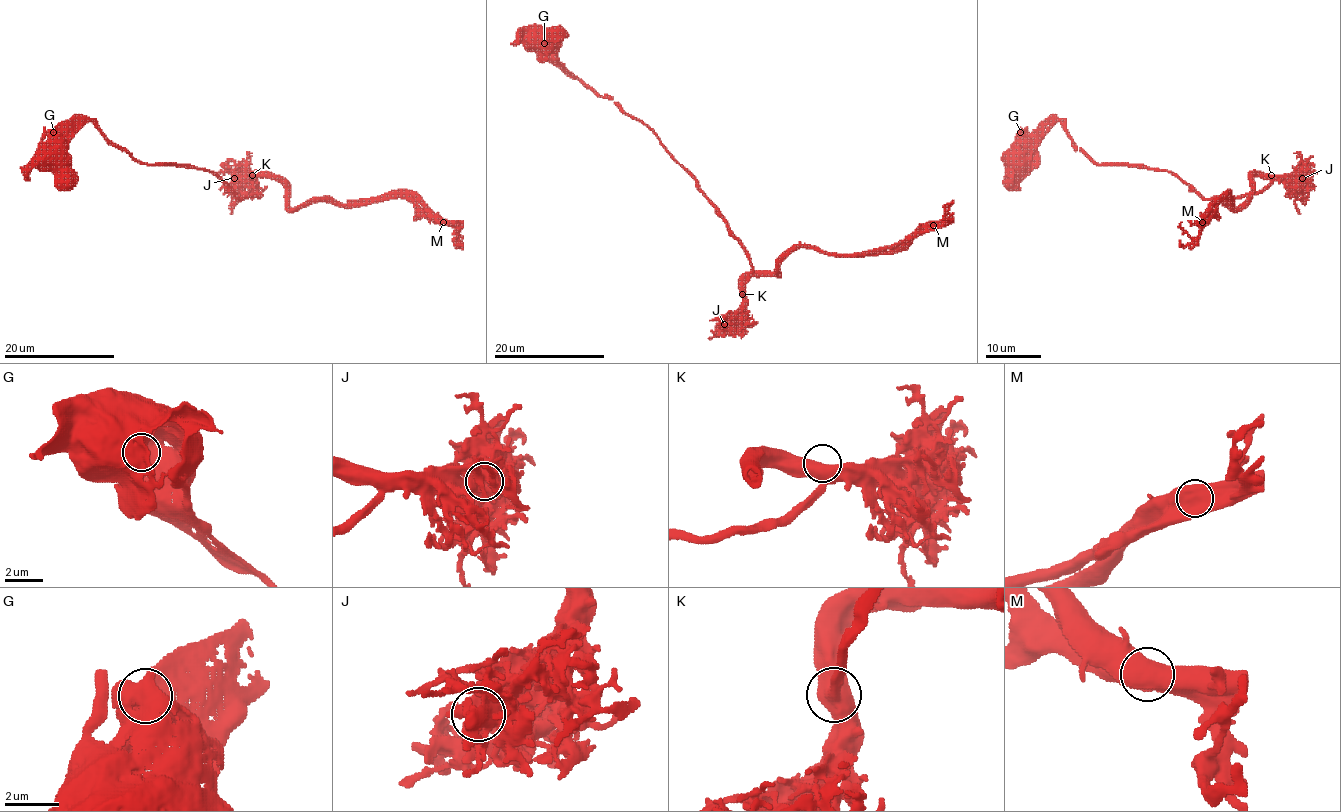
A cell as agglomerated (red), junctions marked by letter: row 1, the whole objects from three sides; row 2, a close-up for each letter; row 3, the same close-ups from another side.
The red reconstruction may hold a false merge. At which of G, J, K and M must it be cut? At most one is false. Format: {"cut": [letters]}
{"cut": ["M"]}

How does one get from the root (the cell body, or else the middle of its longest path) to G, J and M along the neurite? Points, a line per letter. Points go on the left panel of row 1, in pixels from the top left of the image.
G: (41, 160), (46, 158), (46, 142), (53, 132)
J: (41, 160), (90, 121), (146, 164), (190, 164), (238, 198), (262, 196), (253, 180), (234, 178)
M: (41, 160), (90, 121), (238, 198), (270, 174), (292, 208), (411, 197), (442, 222)

